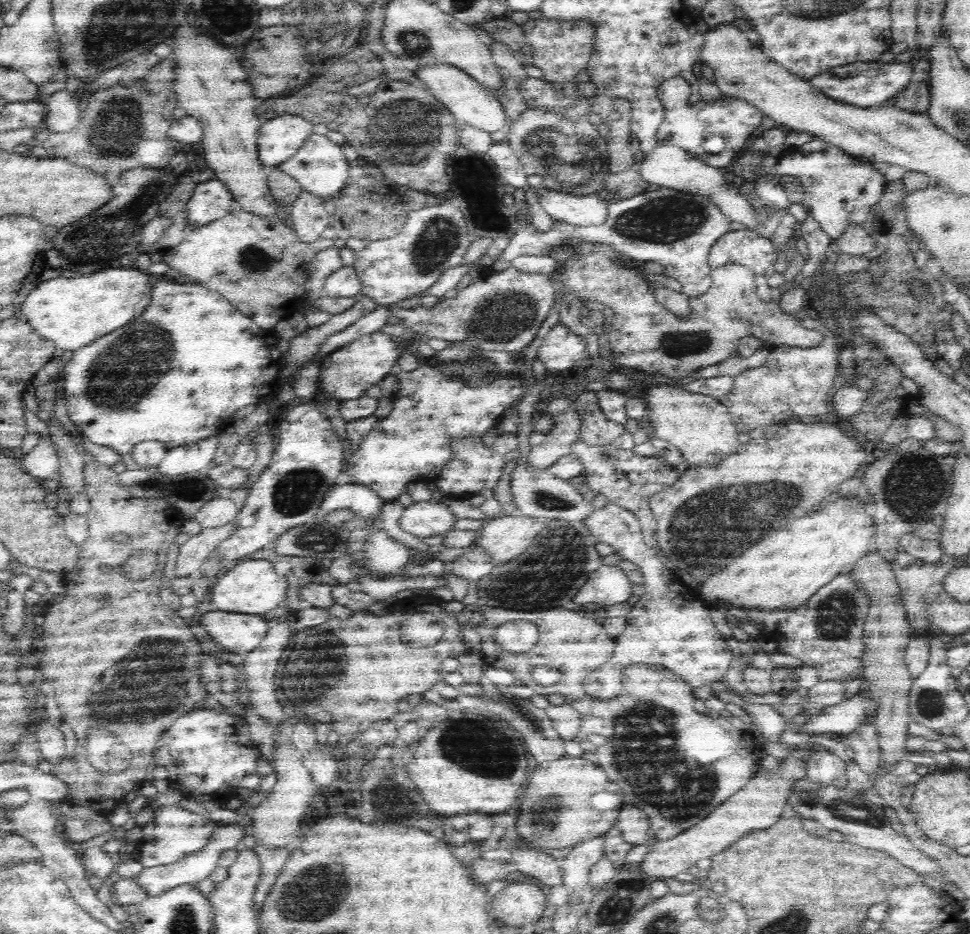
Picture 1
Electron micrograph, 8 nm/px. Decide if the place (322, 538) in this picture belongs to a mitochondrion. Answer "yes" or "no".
yes

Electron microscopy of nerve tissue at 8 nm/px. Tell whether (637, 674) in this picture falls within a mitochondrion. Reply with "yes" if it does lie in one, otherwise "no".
no

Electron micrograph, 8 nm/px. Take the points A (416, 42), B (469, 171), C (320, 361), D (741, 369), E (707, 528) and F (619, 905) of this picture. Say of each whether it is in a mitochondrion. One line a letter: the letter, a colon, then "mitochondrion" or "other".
A: mitochondrion
B: mitochondrion
C: other
D: other
E: mitochondrion
F: mitochondrion

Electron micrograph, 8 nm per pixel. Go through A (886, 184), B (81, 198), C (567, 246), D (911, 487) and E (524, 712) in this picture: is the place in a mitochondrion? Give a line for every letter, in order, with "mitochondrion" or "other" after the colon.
A: other
B: other
C: other
D: mitochondrion
E: mitochondrion

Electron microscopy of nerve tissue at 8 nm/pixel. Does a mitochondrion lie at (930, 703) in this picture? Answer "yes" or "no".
yes

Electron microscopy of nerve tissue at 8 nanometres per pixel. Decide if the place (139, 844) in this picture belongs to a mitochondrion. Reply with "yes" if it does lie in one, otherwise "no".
no

